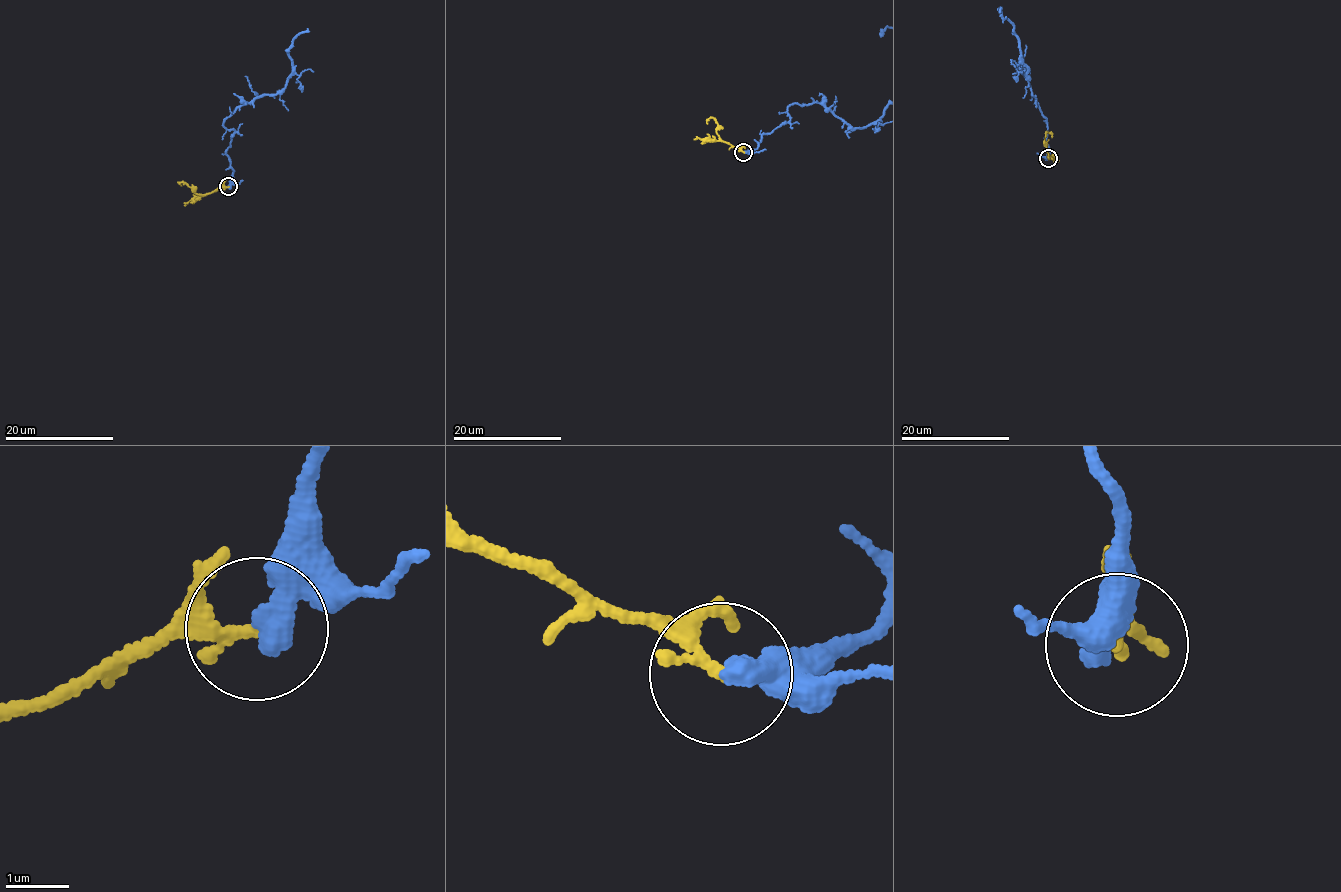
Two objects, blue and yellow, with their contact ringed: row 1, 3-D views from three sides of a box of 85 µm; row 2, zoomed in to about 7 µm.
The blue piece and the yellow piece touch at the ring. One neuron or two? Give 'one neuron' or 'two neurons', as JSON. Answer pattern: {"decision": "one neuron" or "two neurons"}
{"decision": "two neurons"}

